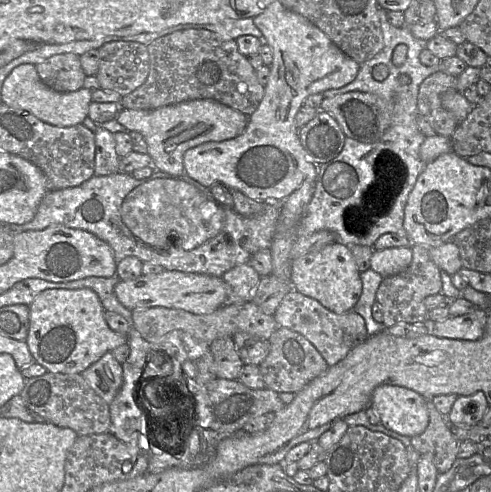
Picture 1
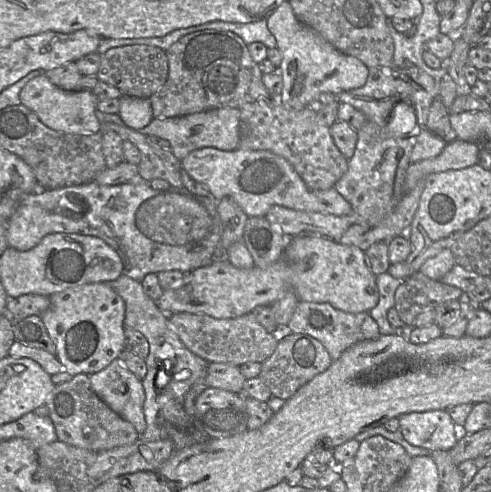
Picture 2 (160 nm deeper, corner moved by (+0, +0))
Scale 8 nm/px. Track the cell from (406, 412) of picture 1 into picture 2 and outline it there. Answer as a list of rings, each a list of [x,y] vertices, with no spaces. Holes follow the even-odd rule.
[[[446,410],[411,412],[401,415],[398,421],[405,440],[429,451],[450,451],[462,432]]]

